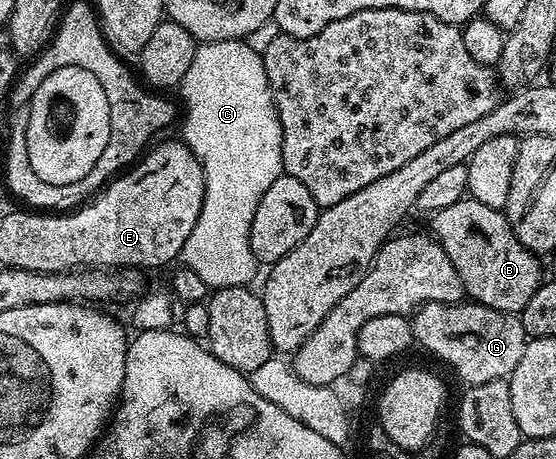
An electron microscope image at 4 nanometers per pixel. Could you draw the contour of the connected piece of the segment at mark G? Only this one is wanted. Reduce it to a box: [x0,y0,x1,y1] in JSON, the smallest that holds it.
[410,301,529,385]

